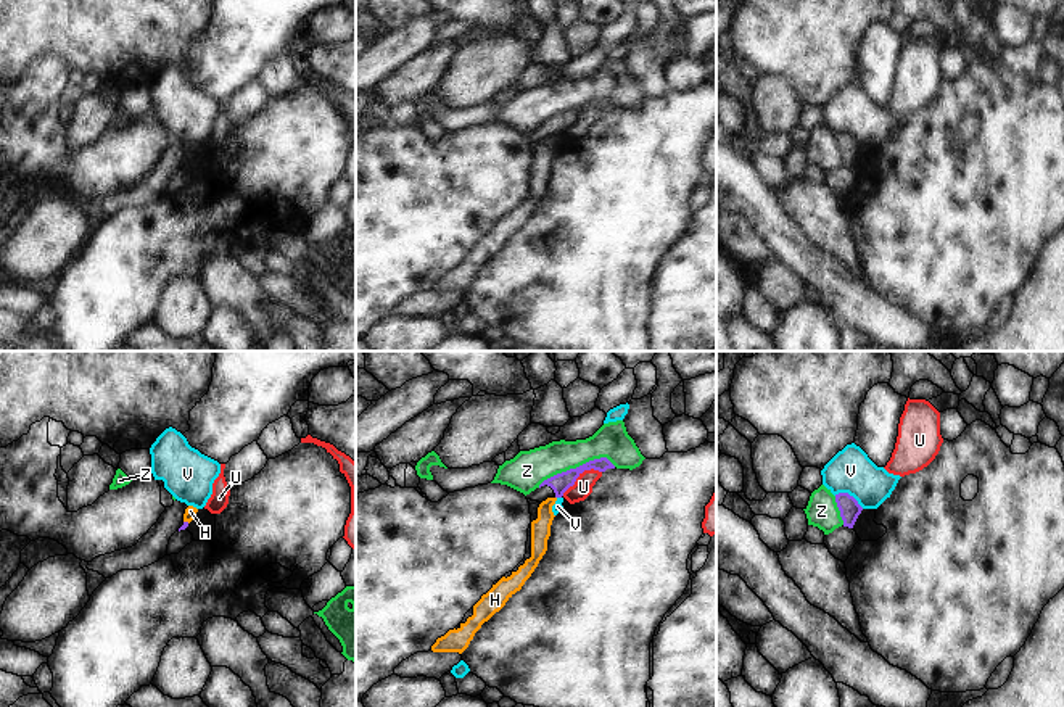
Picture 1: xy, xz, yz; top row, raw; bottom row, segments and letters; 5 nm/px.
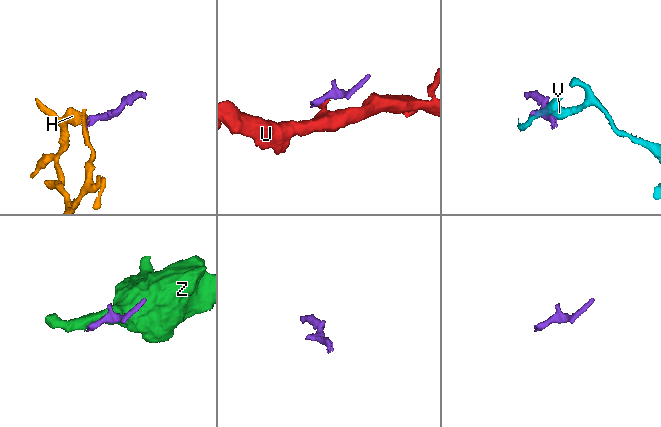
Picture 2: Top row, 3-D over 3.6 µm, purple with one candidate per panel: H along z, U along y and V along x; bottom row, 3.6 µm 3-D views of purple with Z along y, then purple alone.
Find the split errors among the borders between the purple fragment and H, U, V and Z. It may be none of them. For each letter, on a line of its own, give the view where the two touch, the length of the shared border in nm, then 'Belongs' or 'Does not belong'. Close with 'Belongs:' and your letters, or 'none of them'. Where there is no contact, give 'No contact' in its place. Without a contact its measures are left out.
H: Touches purple in xy. Shared border 30 nm. Does not belong
U: Touches purple in xz. Shared border 240 nm. Does not belong
V: Touches purple in yz. Shared border 170 nm. Does not belong
Z: Touches purple in xz. Shared border 400 nm. Does not belong
Belongs: none of them

